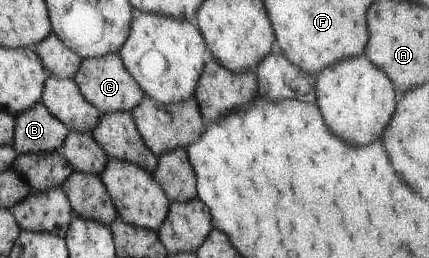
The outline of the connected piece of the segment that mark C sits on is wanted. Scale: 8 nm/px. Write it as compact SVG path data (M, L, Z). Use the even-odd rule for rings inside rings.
M109 52L97 58L81 58L72 80L77 84L81 96L86 102L97 108L100 116L105 112L116 112L117 110L130 112L133 106L137 106L137 102L143 98L144 94L137 82L133 81L133 76L125 69L118 52Z

